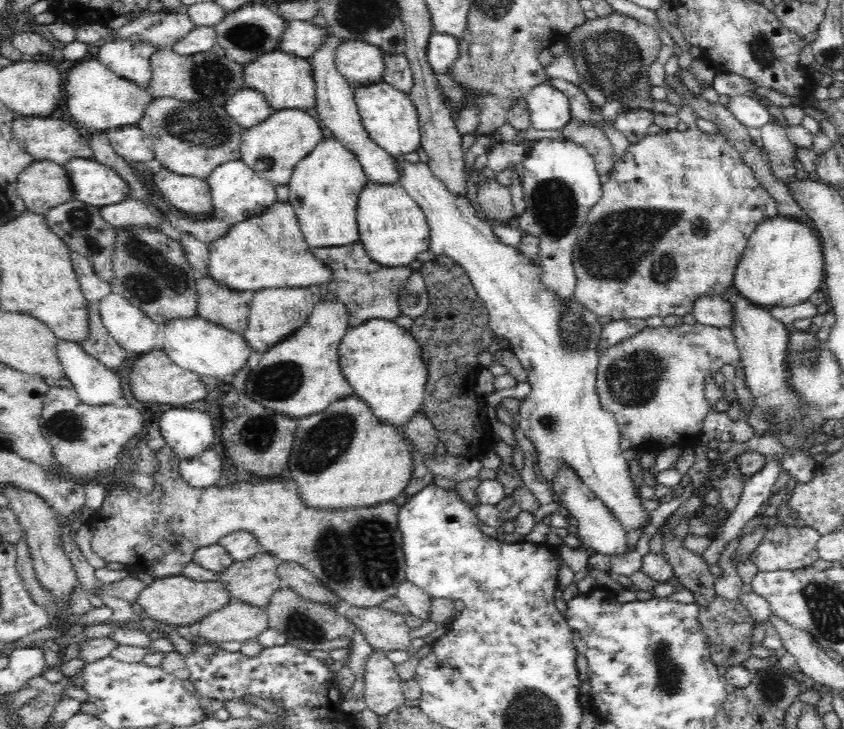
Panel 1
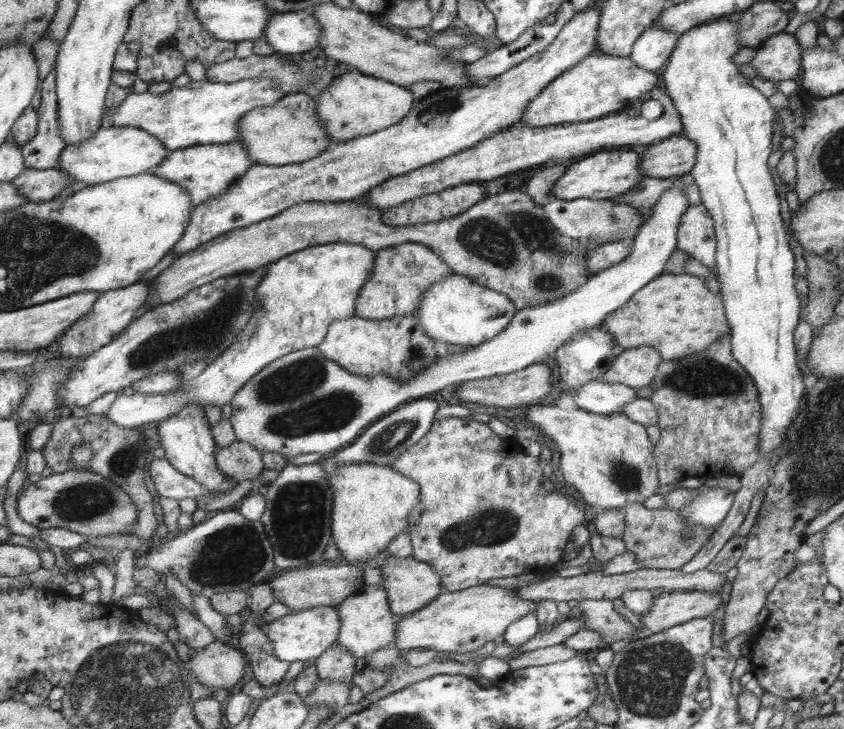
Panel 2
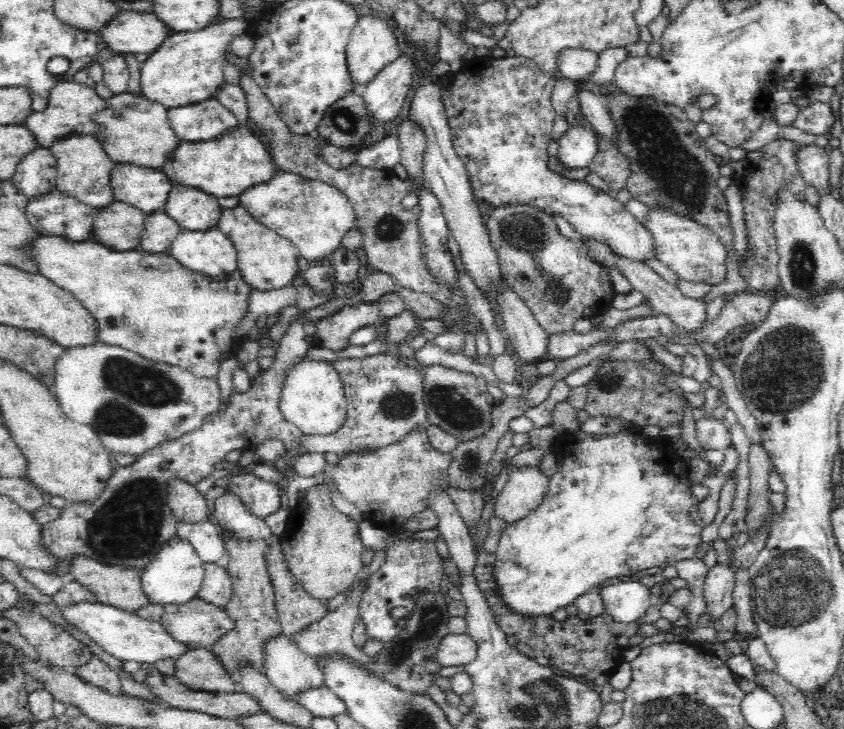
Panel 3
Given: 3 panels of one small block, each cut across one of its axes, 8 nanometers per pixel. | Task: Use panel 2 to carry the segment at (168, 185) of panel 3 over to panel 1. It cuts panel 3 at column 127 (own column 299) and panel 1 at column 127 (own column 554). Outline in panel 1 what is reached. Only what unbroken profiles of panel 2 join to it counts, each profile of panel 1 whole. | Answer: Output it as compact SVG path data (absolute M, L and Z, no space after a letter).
M114 39L99 46L97 59L119 77L145 89L152 76L150 58L156 51L156 47L148 42Z

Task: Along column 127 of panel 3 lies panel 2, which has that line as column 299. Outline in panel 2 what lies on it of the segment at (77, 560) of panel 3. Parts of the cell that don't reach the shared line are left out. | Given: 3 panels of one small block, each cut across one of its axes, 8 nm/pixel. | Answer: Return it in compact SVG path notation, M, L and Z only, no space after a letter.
M331 561L320 565L289 569L281 576L272 577L272 580L268 583L276 599L295 612L316 609L320 606L336 608L336 605L342 604L346 597L352 597L354 593L361 592L363 586L365 586L362 574L362 568L358 564L351 565L348 562Z

